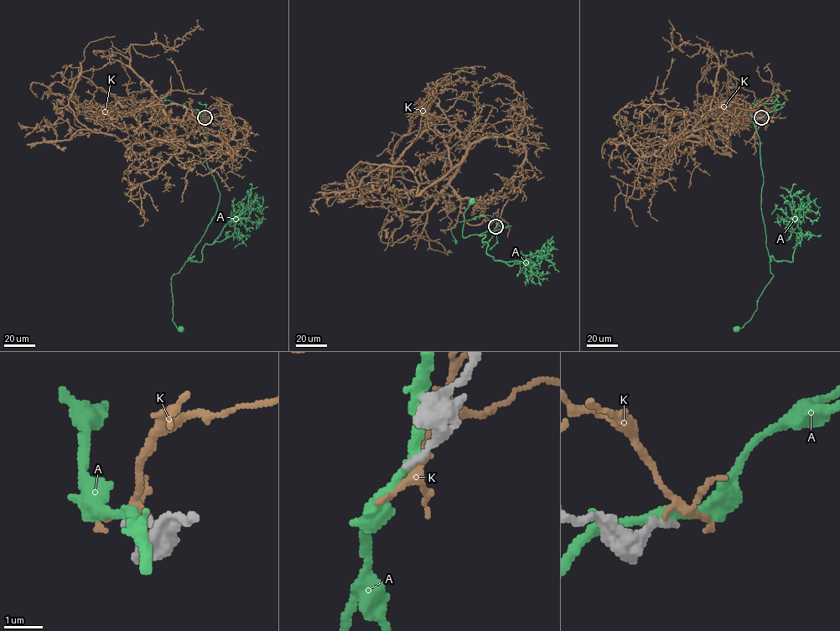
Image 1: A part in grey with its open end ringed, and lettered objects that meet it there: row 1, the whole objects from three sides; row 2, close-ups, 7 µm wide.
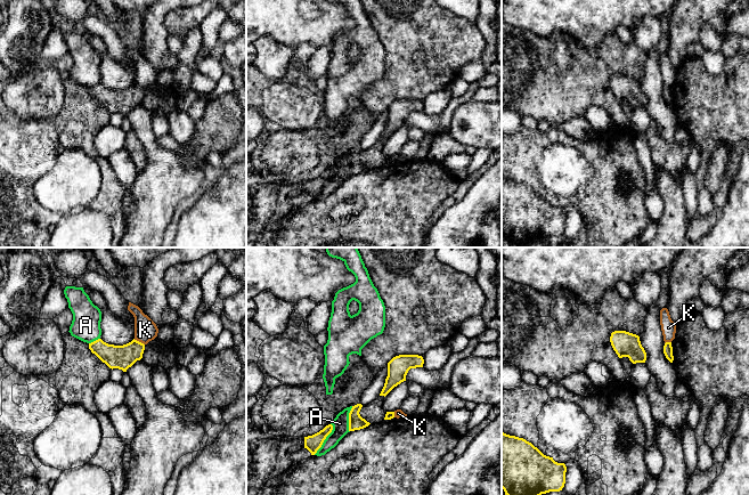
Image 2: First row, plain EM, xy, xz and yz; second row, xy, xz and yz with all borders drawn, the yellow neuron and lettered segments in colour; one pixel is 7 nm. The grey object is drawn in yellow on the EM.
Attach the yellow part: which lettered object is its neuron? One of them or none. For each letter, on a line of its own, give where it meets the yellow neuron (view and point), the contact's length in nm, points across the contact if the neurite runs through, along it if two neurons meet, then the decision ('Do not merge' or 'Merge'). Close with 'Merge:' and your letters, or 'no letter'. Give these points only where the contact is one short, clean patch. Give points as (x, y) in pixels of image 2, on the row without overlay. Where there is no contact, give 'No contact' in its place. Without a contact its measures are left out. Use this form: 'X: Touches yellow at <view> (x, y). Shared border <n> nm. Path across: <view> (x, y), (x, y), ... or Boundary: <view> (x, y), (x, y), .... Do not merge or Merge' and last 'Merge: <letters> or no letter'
A: Touches yellow at xz (325, 183). Shared border 260 nm. Boundary: xz (331, 168), (332, 176), (314, 199). Do not merge
K: Touches yellow at xy (138, 86). Shared border 90 nm. Boundary: xy (133, 83), (144, 89). Do not merge
Merge: no letter

